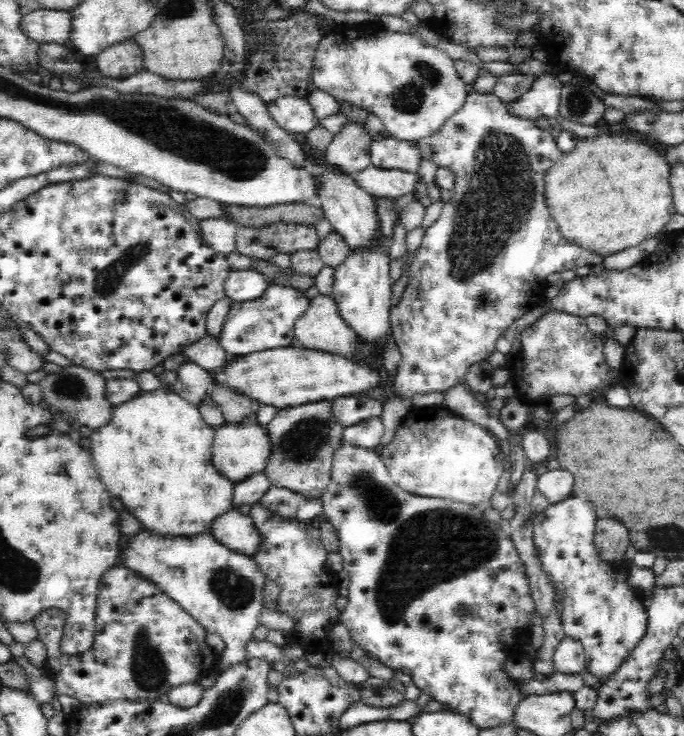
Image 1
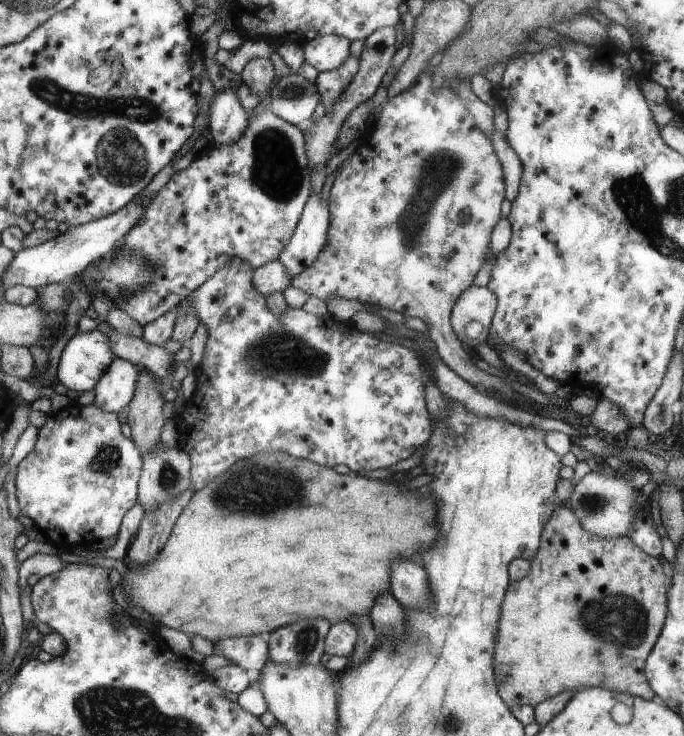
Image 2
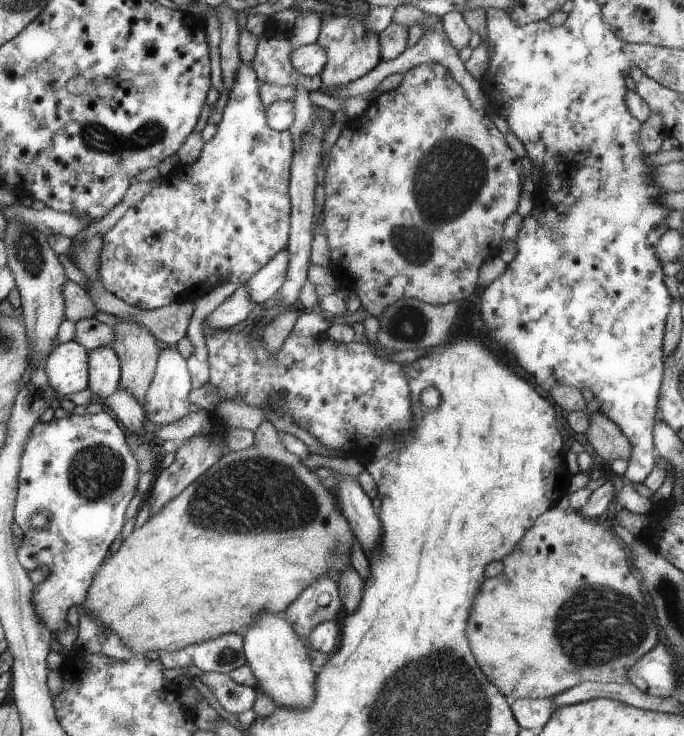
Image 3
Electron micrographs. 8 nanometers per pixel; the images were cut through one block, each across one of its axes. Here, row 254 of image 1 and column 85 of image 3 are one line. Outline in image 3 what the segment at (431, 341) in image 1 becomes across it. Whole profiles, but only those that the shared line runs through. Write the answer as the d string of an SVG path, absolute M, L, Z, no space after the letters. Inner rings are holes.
M102 409L96 414L70 415L52 418L47 423L34 424L24 445L18 470L18 488L14 504L14 522L23 532L21 547L15 550L15 557L24 570L33 571L39 566L49 568L49 576L32 588L32 603L36 613L46 627L57 633L69 625L65 611L70 606L83 602L96 571L105 558L105 552L113 538L123 528L123 512L127 502L135 496L135 486L139 471L137 458L123 440L123 430L119 424ZM42 512L47 518L47 528L35 530L29 524L32 515Z

